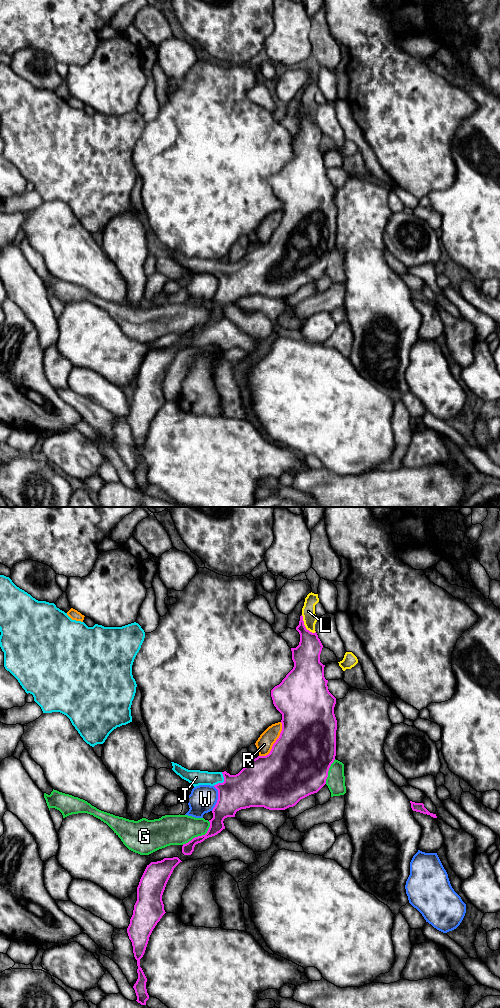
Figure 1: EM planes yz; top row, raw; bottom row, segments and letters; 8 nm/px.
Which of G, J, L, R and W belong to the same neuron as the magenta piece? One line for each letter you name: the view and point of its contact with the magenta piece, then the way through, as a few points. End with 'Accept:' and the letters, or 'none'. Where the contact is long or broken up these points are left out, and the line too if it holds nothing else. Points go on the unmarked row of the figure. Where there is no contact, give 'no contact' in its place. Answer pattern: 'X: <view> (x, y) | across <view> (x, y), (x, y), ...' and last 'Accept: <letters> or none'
J: yz (223, 270) | across yz (254, 273), (227, 273), (223, 270), (218, 267), (196, 265)
Accept: J

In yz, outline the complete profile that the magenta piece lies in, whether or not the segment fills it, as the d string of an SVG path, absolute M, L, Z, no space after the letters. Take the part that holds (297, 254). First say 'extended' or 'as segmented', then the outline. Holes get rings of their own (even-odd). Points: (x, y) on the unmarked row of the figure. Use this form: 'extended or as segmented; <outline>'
extended; M300 104L296 118L300 122L300 130L296 136L291 136L293 157L286 163L282 170L271 178L271 185L276 197L282 202L282 219L279 226L273 232L270 241L266 244L258 244L253 247L238 262L230 263L224 260L208 260L200 258L188 258L181 253L172 251L172 258L182 267L191 271L194 275L199 273L214 274L218 278L218 288L212 298L213 306L209 308L210 315L205 323L193 326L182 334L184 343L191 343L196 332L220 321L224 314L224 307L235 305L237 299L250 295L264 295L269 298L285 298L295 294L301 287L317 281L325 272L328 259L336 244L336 218L337 208L334 202L336 186L328 178L328 168L324 165L324 155L320 150L320 142L323 133L317 121L306 117L303 104Z

